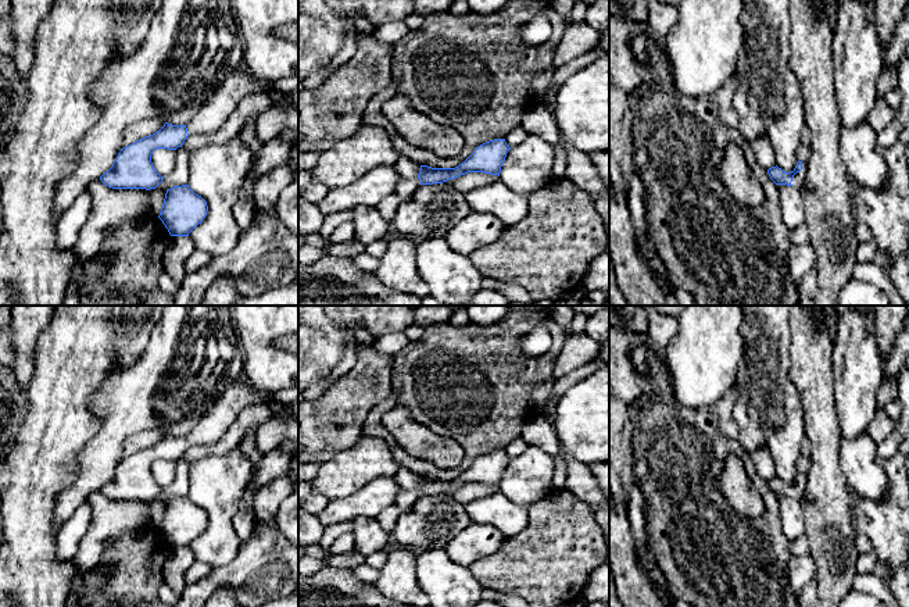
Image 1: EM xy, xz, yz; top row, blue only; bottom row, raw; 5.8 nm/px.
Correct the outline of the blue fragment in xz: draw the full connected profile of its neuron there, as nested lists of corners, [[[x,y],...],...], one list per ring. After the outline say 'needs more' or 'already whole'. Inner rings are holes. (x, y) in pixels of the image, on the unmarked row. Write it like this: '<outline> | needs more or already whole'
[[[494,450],[476,458],[473,464],[455,479],[432,479],[420,476],[416,489],[401,489],[396,497],[400,510],[409,508],[420,496],[443,494],[468,483],[498,486],[505,472],[509,457],[505,450]]] | needs more

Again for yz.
[[[798,472],[791,483],[785,483],[776,476],[769,479],[767,485],[776,496],[792,497],[801,503],[806,488],[806,474]]] | needs more

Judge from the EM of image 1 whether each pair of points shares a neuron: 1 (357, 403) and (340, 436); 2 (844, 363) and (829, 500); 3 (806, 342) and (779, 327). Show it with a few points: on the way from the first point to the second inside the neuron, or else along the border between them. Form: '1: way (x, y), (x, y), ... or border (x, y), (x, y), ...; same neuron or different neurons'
1: way (349, 411), (344, 428); same neuron
2: border (831, 386), (836, 418), (841, 435); different neurons
3: border (788, 320), (791, 366); different neurons

